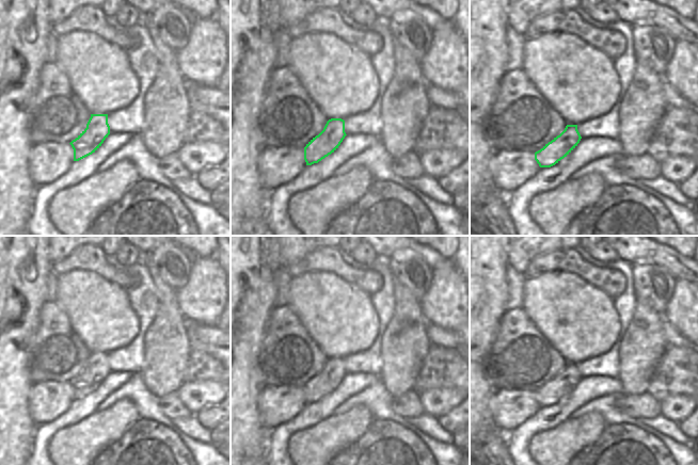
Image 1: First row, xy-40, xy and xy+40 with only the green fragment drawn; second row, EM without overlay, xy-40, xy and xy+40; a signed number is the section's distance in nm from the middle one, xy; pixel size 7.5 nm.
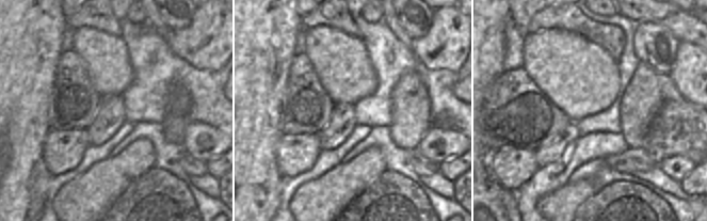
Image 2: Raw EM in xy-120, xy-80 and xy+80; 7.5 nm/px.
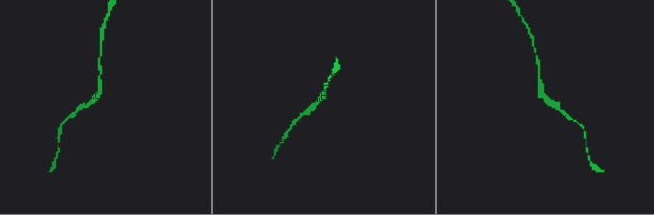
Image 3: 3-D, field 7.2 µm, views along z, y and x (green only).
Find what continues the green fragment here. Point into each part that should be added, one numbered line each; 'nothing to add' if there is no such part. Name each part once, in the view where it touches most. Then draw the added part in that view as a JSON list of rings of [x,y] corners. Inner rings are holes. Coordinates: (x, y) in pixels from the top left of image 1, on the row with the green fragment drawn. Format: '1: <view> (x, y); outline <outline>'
nothing to add

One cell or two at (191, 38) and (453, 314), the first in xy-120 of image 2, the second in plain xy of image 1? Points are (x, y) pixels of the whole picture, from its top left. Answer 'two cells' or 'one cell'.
one cell

